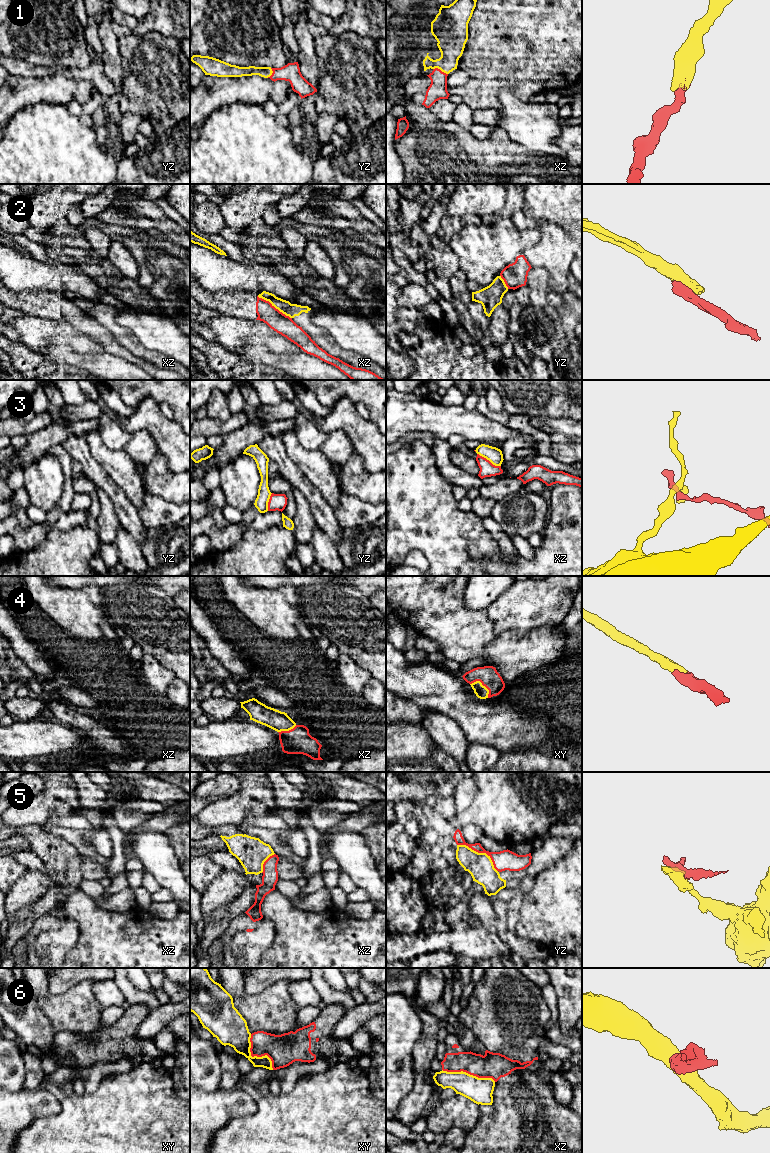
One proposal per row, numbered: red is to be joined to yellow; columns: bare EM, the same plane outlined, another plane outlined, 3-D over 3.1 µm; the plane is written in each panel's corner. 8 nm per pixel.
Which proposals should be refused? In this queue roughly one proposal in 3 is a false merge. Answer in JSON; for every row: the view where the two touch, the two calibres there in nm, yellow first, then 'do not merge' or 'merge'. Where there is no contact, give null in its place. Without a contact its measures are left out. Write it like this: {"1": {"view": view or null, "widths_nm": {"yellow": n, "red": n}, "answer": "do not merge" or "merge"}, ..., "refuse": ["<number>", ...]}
{"1": {"view": "xz", "widths_nm": {"yellow": 220, "red": 150}, "answer": "merge"}, "2": {"view": "xz", "widths_nm": {"yellow": 110, "red": 160}, "answer": "do not merge"}, "3": {"view": "xz", "widths_nm": {"yellow": 120, "red": 120}, "answer": "do not merge"}, "4": {"view": "xy", "widths_nm": {"yellow": 100, "red": 160}, "answer": "merge"}, "5": {"view": "yz", "widths_nm": {"yellow": 200, "red": 160}, "answer": "do not merge"}, "6": {"view": "xz", "widths_nm": {"yellow": 200, "red": 200}, "answer": "do not merge"}, "refuse": ["2", "3", "5", "6"]}

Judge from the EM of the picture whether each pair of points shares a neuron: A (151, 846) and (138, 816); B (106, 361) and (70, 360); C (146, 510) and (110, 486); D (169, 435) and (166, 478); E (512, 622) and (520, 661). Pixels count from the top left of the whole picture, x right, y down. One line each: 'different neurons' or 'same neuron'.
A: different neurons
B: same neuron
C: different neurons
D: different neurons
E: different neurons

